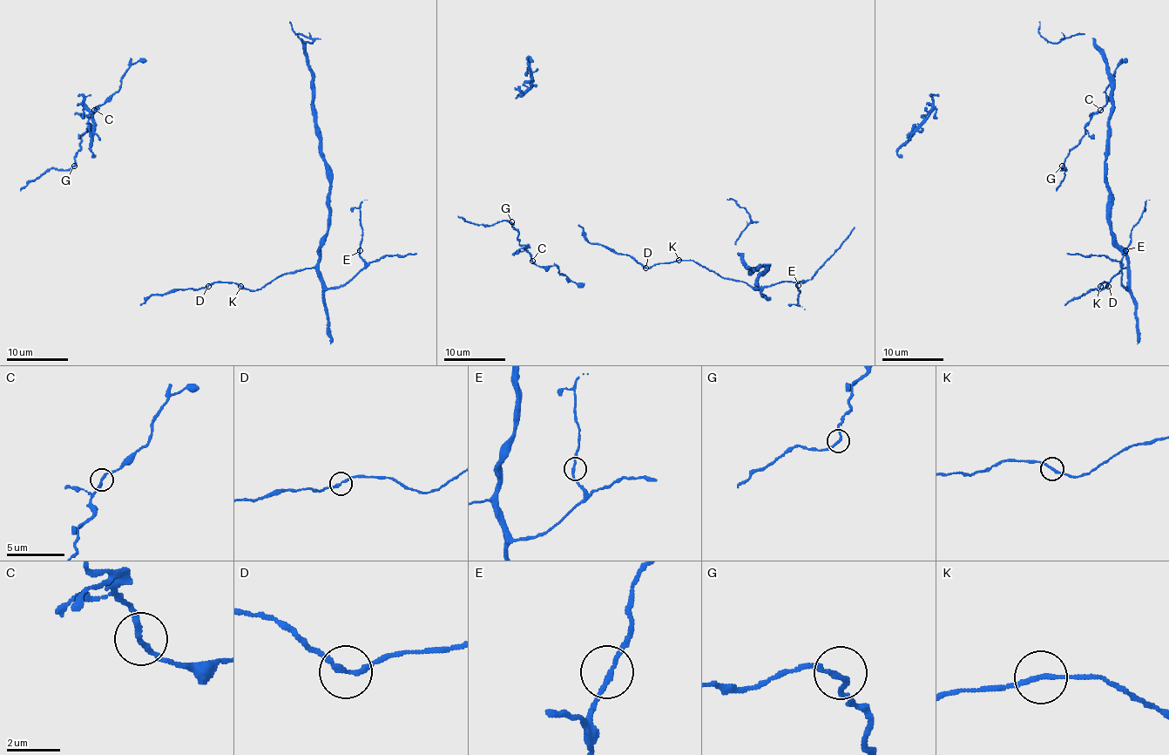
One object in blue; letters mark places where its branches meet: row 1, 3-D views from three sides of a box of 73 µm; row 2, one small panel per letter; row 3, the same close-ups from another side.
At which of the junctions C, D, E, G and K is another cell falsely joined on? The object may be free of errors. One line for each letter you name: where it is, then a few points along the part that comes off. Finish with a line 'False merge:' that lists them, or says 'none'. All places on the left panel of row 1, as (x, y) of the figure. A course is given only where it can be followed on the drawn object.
False merge: none

